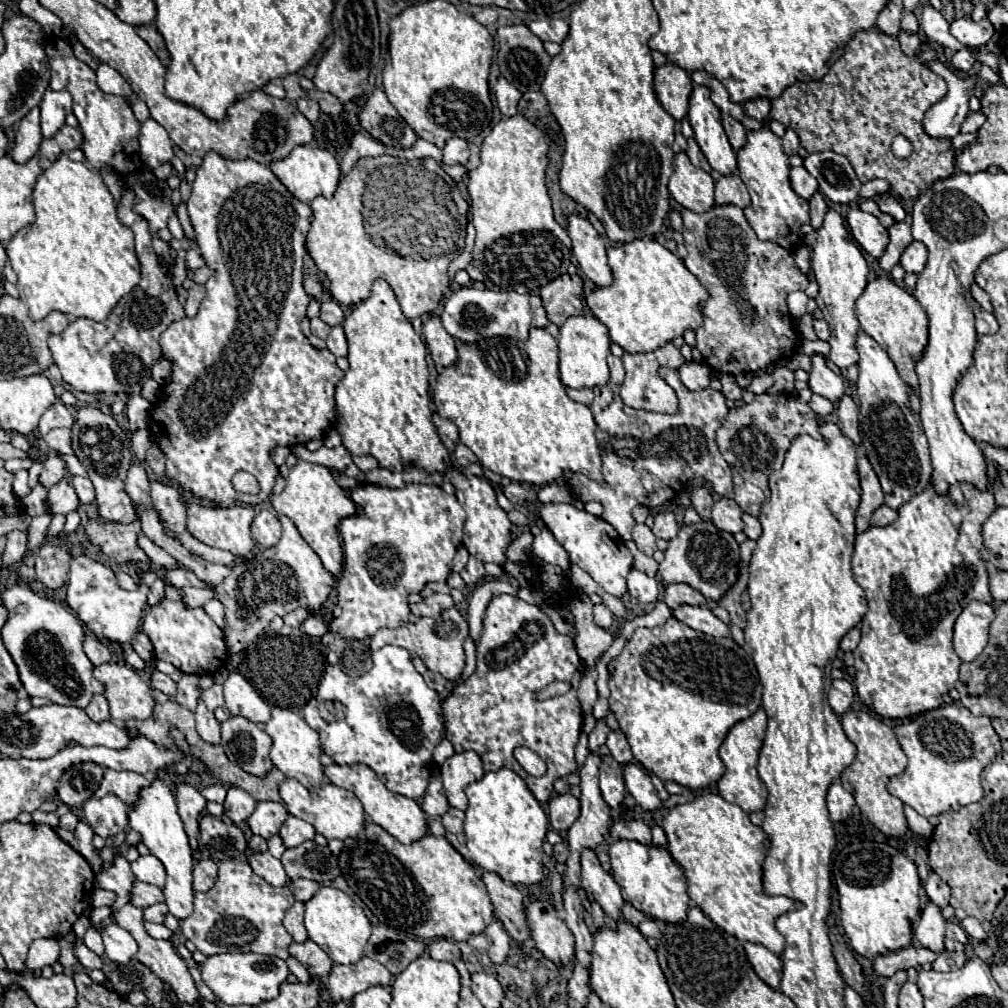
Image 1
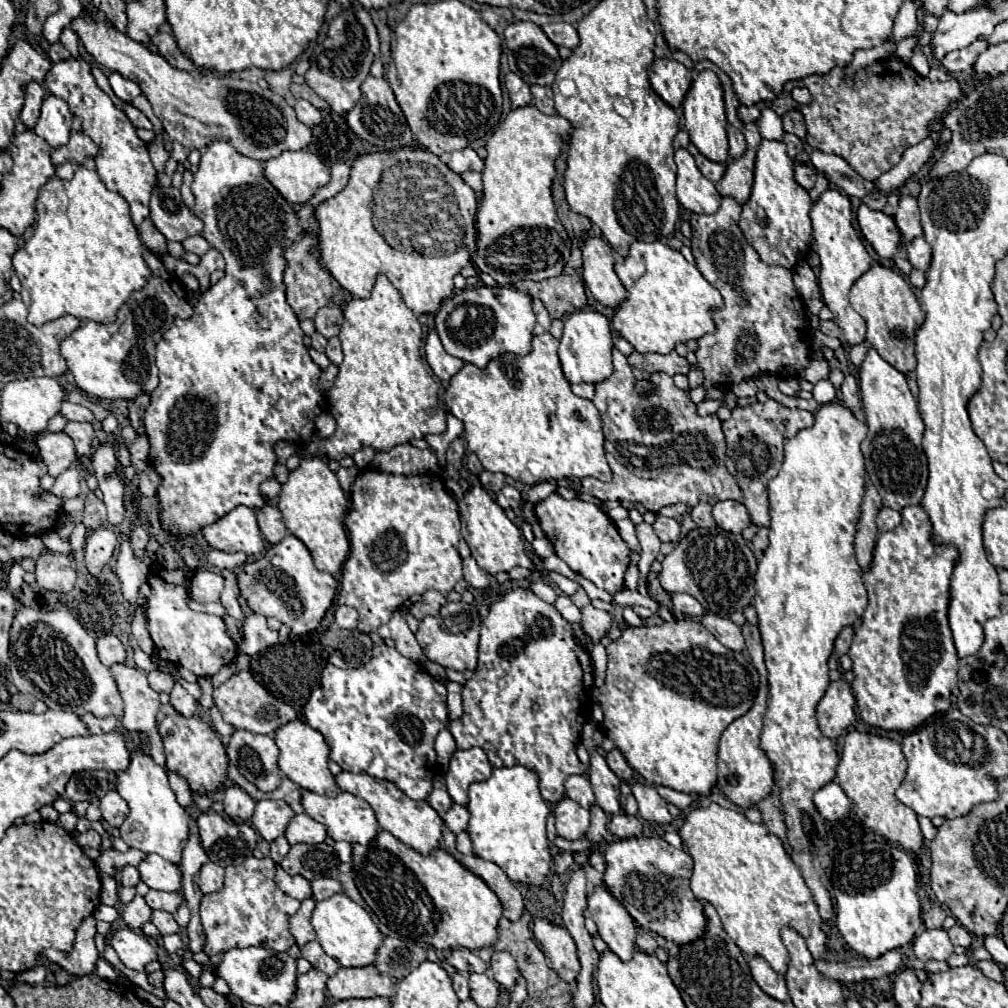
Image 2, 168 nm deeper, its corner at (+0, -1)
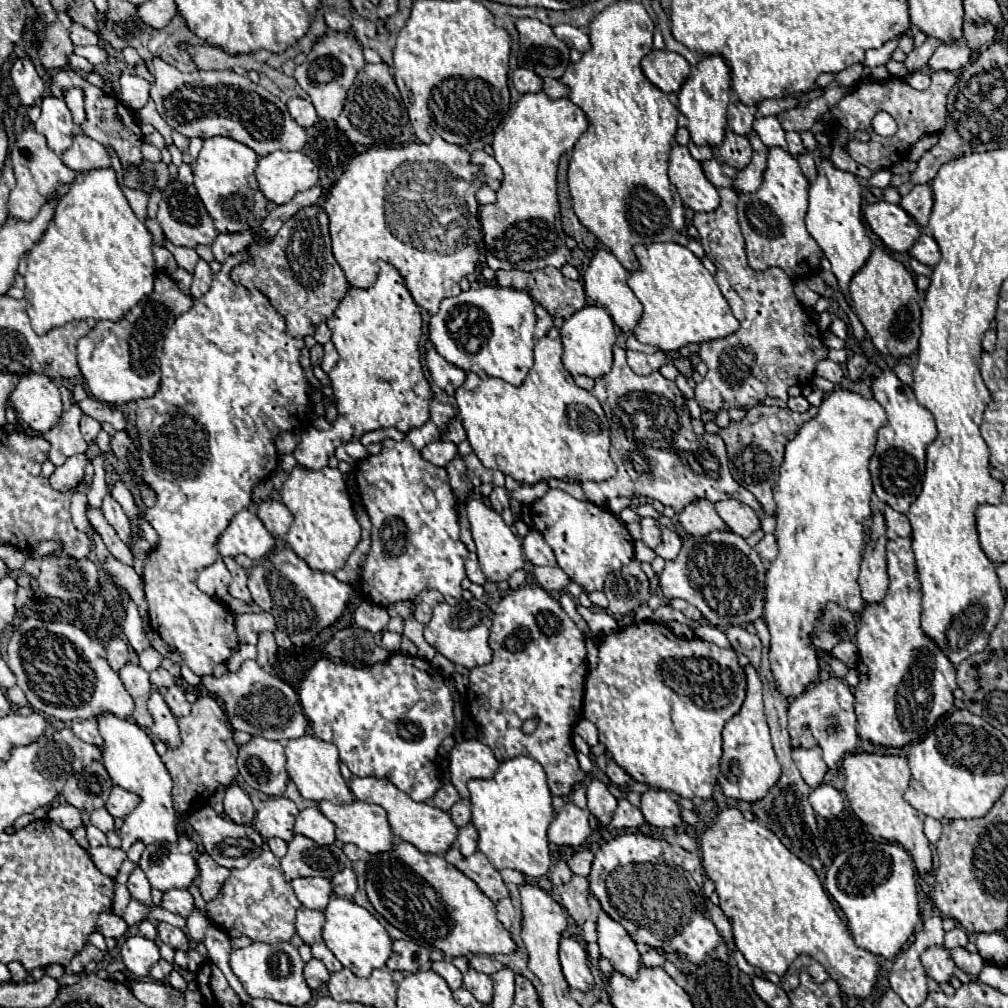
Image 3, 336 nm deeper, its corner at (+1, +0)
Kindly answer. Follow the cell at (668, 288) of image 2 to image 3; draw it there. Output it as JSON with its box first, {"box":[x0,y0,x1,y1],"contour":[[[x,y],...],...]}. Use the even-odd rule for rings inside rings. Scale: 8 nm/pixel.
{"box":[628,243,738,351],"contour":[[[678,243],[634,245],[640,269],[628,275],[628,287],[640,299],[644,311],[632,335],[640,343],[654,345],[662,351],[678,351],[690,343],[722,339],[738,329],[724,295],[714,277],[706,271],[700,259]]]}

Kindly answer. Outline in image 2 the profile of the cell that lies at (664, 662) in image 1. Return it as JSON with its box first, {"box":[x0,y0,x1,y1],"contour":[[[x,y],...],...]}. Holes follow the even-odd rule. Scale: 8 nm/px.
{"box":[593,620,757,796],"contour":[[[675,620],[675,622],[663,622],[661,626],[639,626],[639,628],[631,628],[627,626],[621,634],[621,638],[613,640],[607,646],[607,678],[605,684],[601,688],[593,688],[593,698],[595,698],[595,706],[599,706],[603,710],[603,722],[599,724],[601,732],[615,742],[615,746],[623,752],[627,764],[639,774],[643,776],[651,786],[669,786],[677,792],[685,792],[685,794],[697,794],[697,796],[707,796],[713,788],[713,784],[717,782],[717,744],[721,738],[721,732],[739,716],[743,716],[757,694],[757,672],[755,668],[745,660],[743,654],[733,652],[729,648],[725,648],[703,624],[693,622],[693,620]]]}

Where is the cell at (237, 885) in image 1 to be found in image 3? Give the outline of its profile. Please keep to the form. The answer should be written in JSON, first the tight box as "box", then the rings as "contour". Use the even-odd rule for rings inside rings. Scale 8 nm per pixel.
{"box":[206,853,300,943],"contour":[[[272,853],[258,855],[244,869],[232,869],[216,899],[206,903],[210,921],[228,937],[250,937],[254,943],[284,943],[294,935],[296,911],[300,909],[292,887],[280,869],[280,859]]]}

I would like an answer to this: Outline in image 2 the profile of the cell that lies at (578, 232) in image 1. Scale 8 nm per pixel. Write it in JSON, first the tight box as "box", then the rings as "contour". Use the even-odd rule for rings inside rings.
{"box":[583,238,627,310],"contour":[[[589,238],[589,240],[583,244],[583,282],[585,282],[587,290],[593,294],[593,298],[595,298],[599,304],[617,310],[619,304],[627,298],[627,290],[625,290],[625,286],[621,284],[621,280],[617,278],[617,274],[615,274],[615,270],[613,270],[613,264],[615,264],[613,248],[611,248],[603,238]]]}

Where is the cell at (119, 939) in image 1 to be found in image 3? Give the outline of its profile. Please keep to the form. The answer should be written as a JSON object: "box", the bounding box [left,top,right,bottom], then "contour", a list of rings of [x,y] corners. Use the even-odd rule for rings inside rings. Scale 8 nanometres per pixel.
{"box":[120,935,160,977],"contour":[[[132,935],[124,939],[120,947],[120,957],[136,977],[142,977],[148,975],[148,969],[160,959],[160,951],[154,941],[142,935]]]}

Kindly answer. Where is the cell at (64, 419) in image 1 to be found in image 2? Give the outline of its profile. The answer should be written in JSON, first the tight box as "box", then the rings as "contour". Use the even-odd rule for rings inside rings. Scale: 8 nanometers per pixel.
{"box":[61,402,95,422],"contour":[[[63,402],[61,404],[61,414],[67,416],[67,420],[77,420],[77,422],[93,422],[95,416],[89,408],[81,406],[81,404],[73,404],[73,402]]]}

